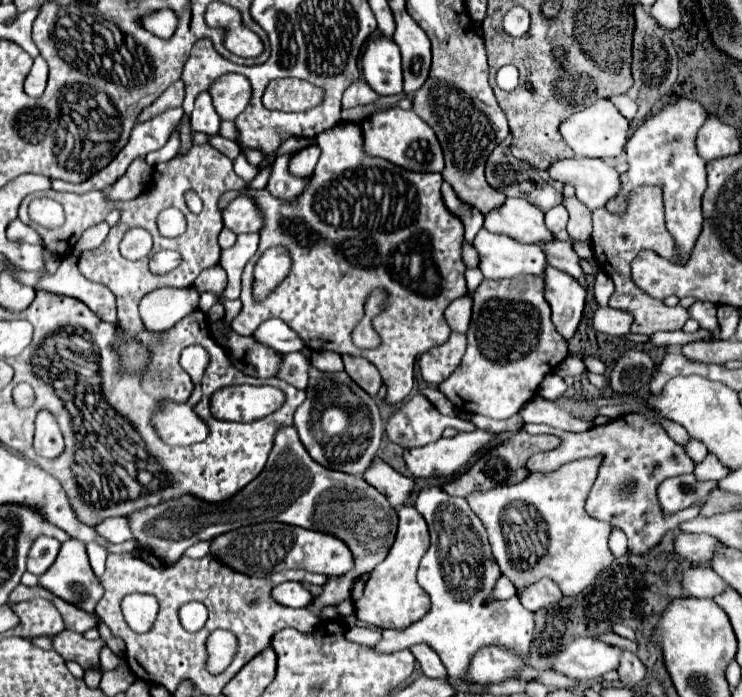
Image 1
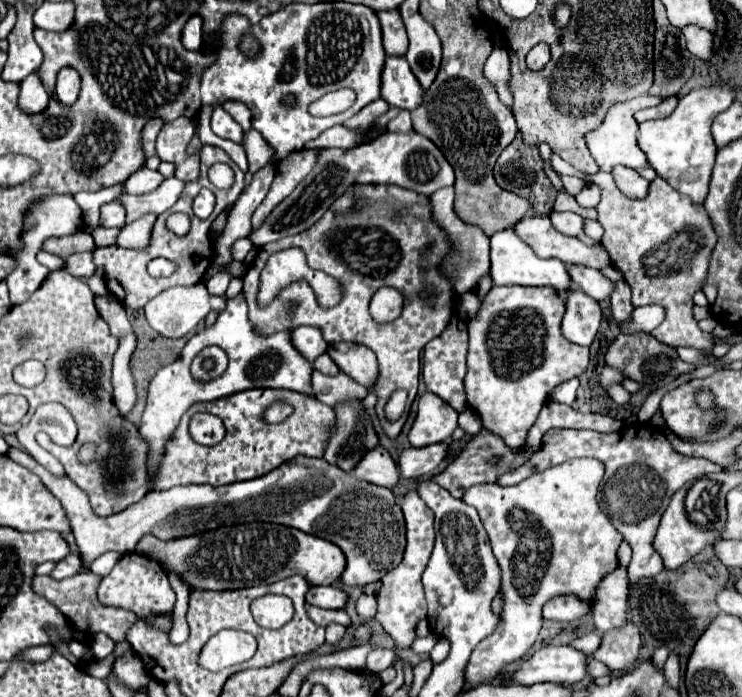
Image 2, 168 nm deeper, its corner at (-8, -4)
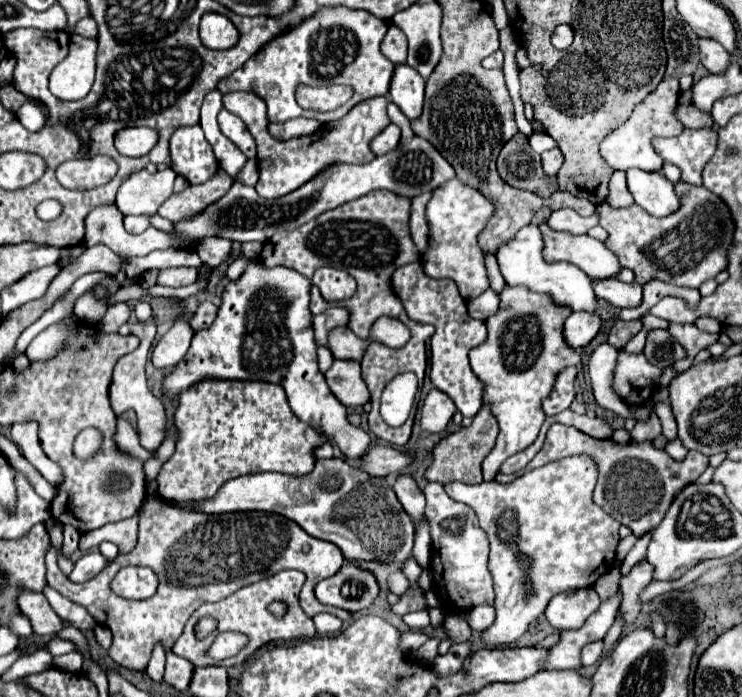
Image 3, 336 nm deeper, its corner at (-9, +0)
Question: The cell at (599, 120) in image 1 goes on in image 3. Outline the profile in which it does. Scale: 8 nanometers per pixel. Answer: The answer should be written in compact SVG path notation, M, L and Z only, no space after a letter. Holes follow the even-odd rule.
M667 78L663 80L655 92L651 92L641 104L635 106L631 118L621 124L617 130L613 130L603 142L601 142L601 156L607 160L607 164L615 170L629 170L629 168L641 168L645 172L659 172L663 166L663 158L653 150L653 138L655 136L679 136L683 132L683 124L677 120L675 110L679 104L679 80Z

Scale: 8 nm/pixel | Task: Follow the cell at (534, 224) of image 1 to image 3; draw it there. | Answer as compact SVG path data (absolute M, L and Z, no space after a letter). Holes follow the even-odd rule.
M541 224L539 228L545 240L543 258L547 262L571 262L593 280L617 278L621 270L619 260L603 242L587 234L573 236L567 232L555 232L547 224Z

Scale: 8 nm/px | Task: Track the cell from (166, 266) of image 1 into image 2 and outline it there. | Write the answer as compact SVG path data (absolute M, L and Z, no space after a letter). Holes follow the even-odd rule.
M156 258L148 264L148 272L150 276L172 276L176 272L176 264L168 258Z

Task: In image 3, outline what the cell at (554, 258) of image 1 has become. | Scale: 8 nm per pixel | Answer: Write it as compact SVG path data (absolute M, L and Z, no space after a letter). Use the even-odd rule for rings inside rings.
M617 278L595 280L593 288L595 288L597 298L607 300L615 308L635 308L641 304L641 298L643 298L643 290L637 282L625 284Z

